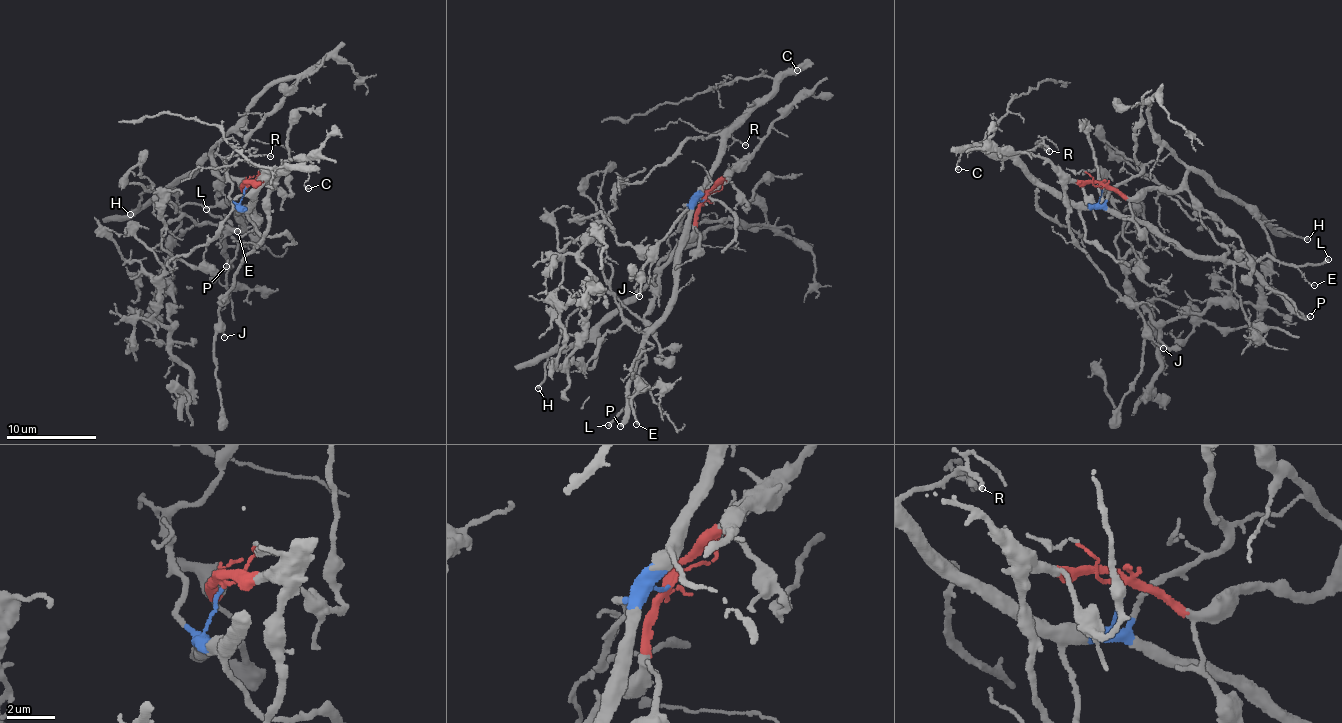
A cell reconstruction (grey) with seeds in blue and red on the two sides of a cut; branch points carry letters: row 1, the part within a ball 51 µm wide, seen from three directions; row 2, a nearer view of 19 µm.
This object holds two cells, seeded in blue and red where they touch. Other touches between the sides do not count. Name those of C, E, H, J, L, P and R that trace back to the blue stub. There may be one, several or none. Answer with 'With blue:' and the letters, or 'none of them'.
With blue: C, E, L, P, R

